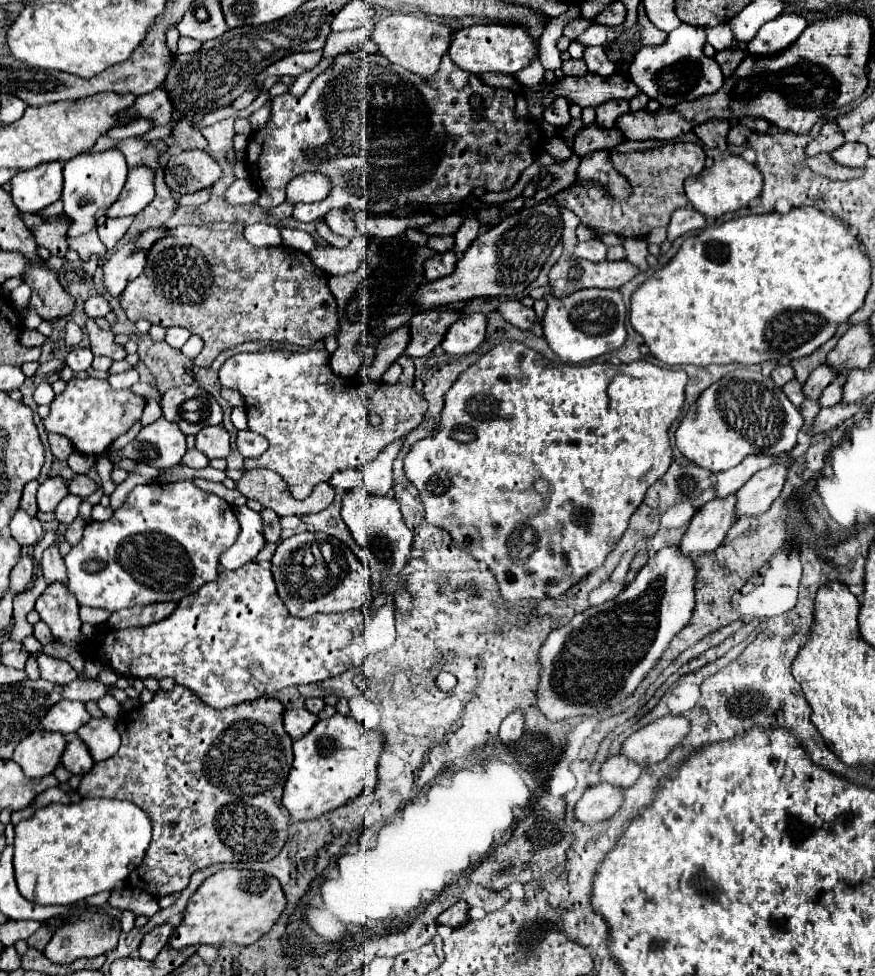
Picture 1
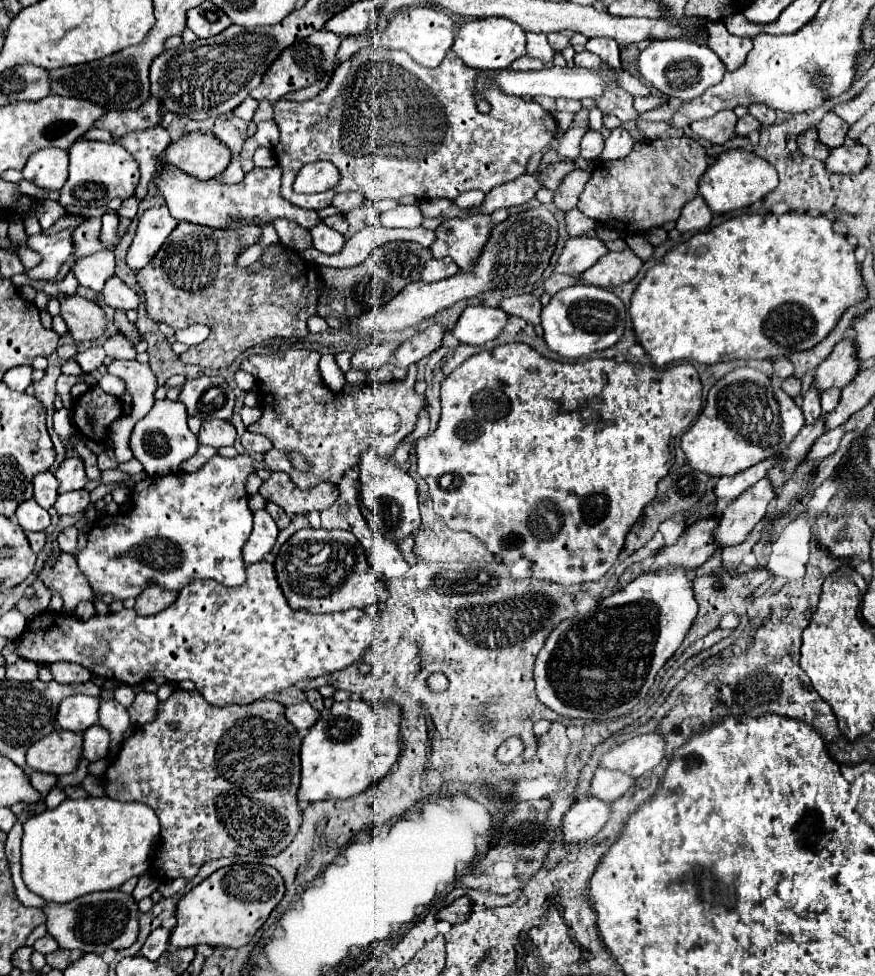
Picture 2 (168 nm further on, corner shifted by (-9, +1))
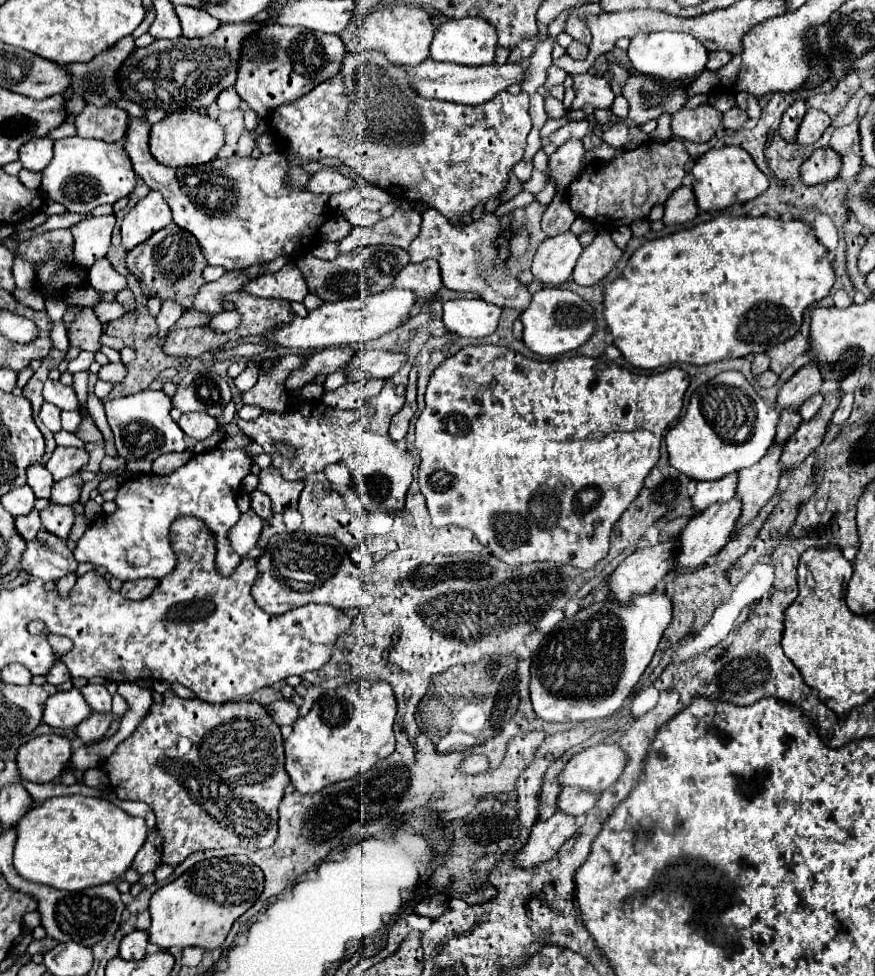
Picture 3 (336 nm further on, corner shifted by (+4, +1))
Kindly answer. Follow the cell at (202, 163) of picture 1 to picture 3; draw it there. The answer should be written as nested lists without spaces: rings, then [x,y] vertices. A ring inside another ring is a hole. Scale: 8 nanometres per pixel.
[[[190,110],[172,112],[166,116],[166,120],[154,124],[150,130],[150,152],[164,166],[182,168],[182,166],[198,166],[212,162],[222,146],[224,146],[222,126],[200,112],[190,112]]]

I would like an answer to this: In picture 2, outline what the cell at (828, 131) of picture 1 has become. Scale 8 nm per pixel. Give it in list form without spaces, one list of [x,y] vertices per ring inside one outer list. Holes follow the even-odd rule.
[[[827,112],[823,116],[823,120],[817,124],[819,142],[825,144],[827,148],[841,146],[847,136],[847,130],[849,130],[849,124],[845,124],[845,120],[837,118],[837,114],[833,114],[833,112]]]

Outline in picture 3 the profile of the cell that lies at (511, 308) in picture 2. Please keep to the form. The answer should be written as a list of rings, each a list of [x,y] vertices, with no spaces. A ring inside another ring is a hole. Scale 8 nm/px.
[[[426,210],[422,214],[422,230],[408,248],[410,262],[434,258],[440,264],[442,282],[446,288],[458,292],[478,292],[482,300],[490,304],[522,312],[530,304],[532,296],[526,286],[522,286],[506,272],[506,252],[496,248],[496,238],[500,230],[500,218],[492,212],[482,212],[480,220],[454,226],[438,210]]]

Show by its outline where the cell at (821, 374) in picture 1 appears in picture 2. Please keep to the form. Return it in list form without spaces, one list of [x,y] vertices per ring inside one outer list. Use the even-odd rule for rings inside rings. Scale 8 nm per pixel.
[[[809,388],[805,394],[803,394],[803,416],[805,416],[805,422],[807,424],[813,424],[823,412],[821,412],[821,404],[819,404],[819,392],[815,388]]]

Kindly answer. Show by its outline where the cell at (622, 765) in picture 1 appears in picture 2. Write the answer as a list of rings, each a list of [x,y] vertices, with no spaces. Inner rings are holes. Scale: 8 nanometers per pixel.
[[[597,768],[595,774],[593,774],[593,780],[591,780],[589,796],[599,798],[603,802],[615,802],[633,784],[635,784],[635,778],[631,778],[627,774],[613,772],[613,770],[605,770],[605,768]]]

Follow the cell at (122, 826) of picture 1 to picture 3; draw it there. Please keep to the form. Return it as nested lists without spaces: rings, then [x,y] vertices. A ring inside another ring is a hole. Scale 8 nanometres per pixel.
[[[60,796],[28,810],[16,824],[14,868],[30,882],[56,890],[84,890],[116,882],[146,842],[146,822],[102,798]]]

